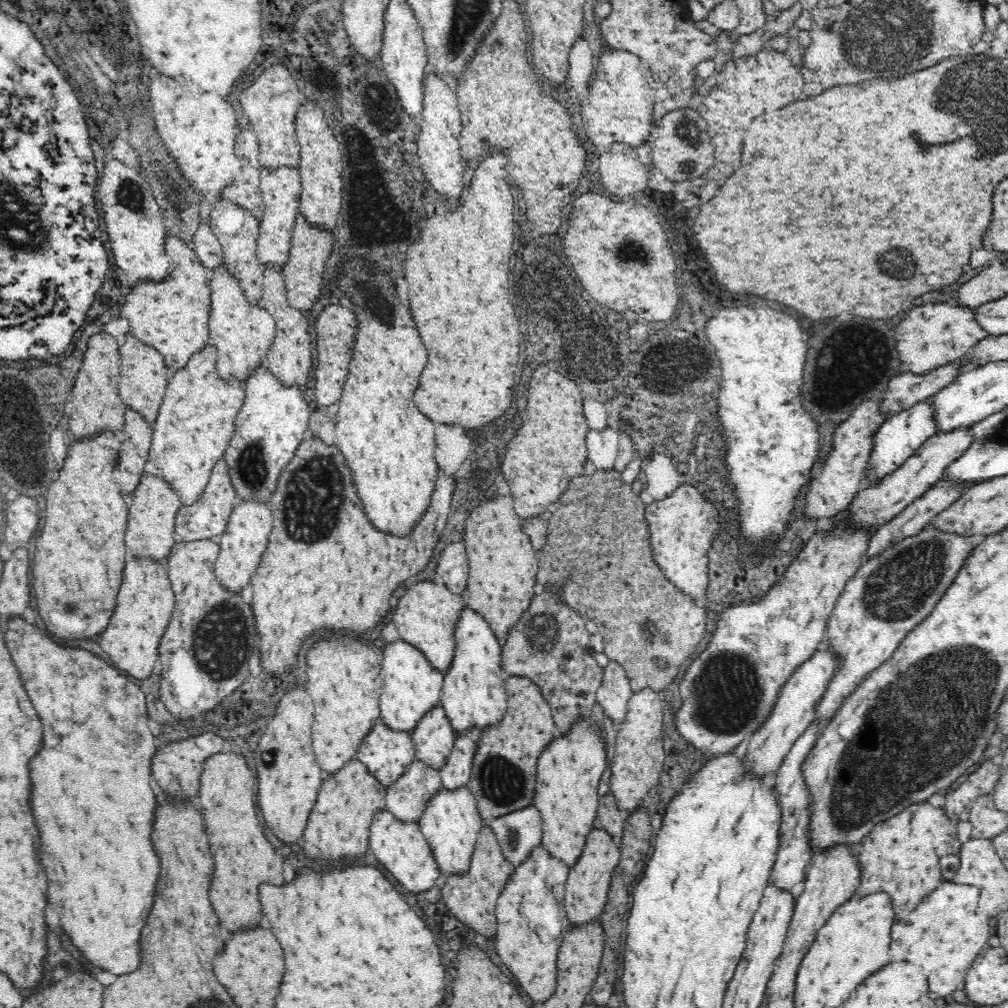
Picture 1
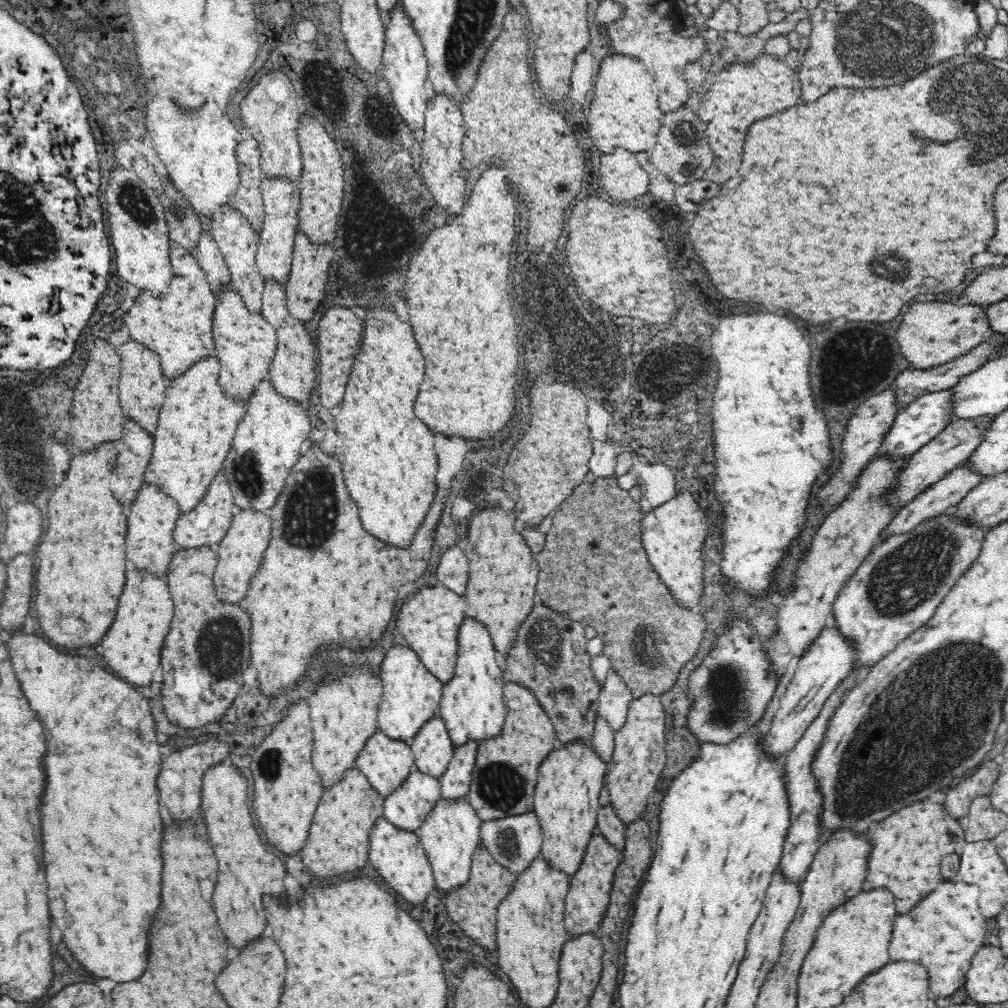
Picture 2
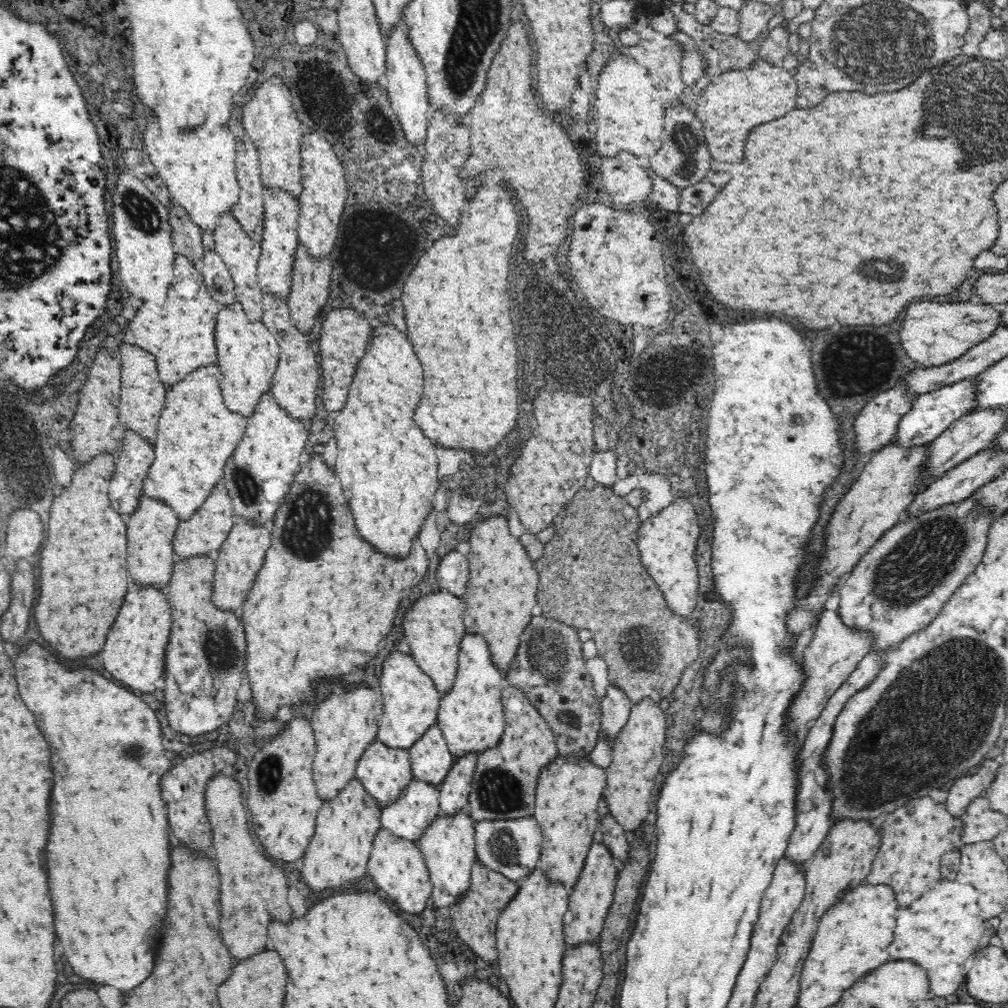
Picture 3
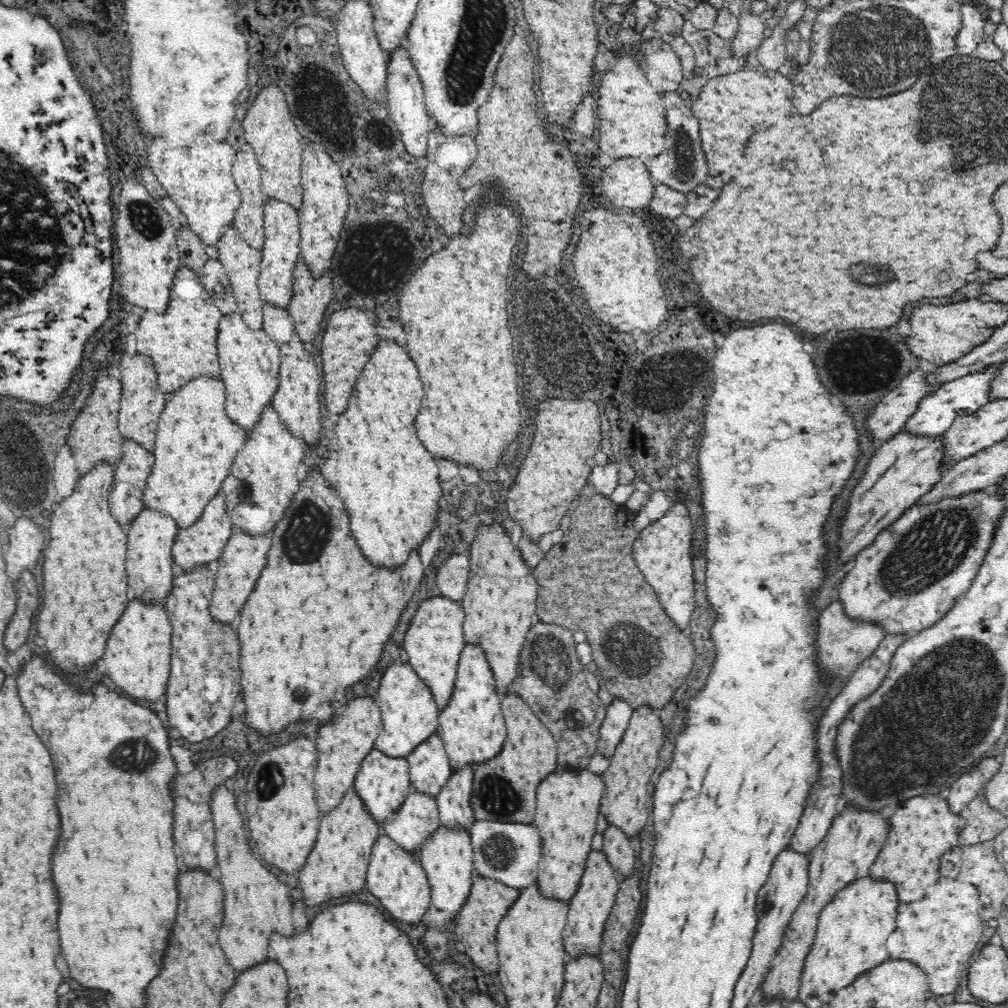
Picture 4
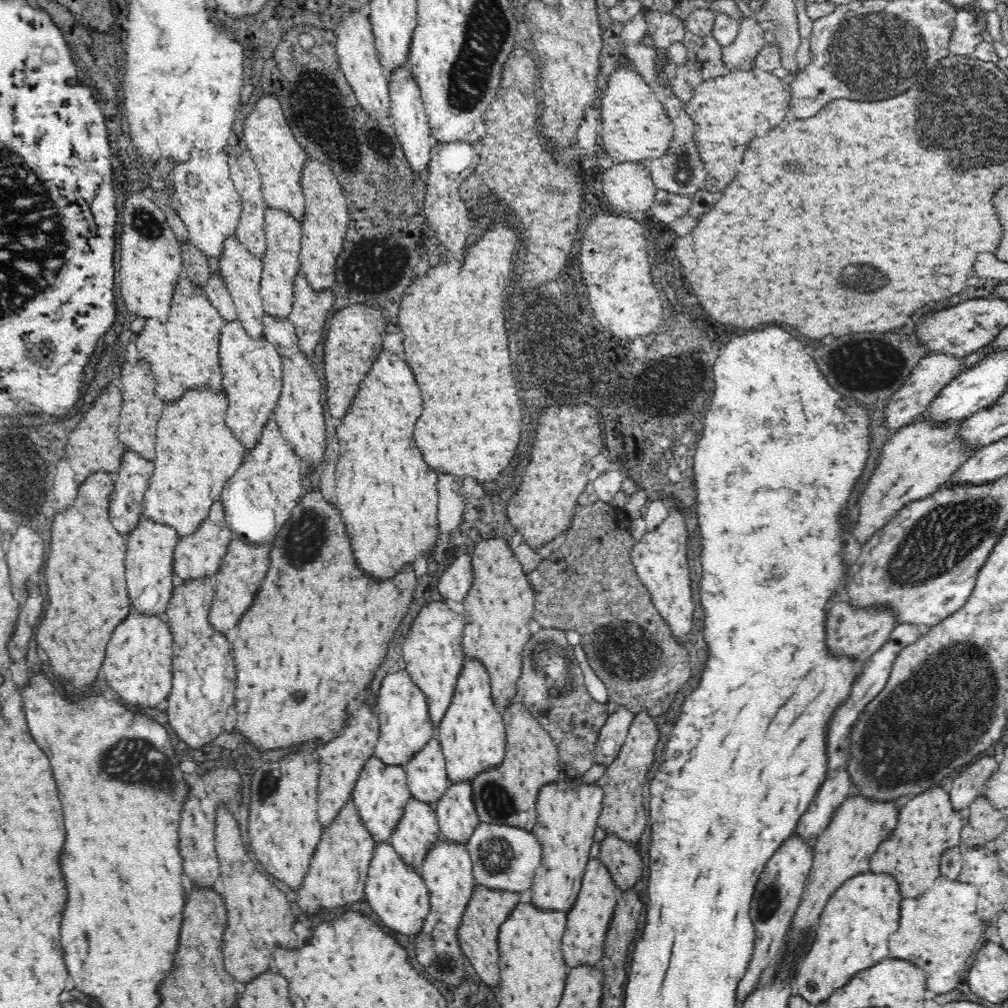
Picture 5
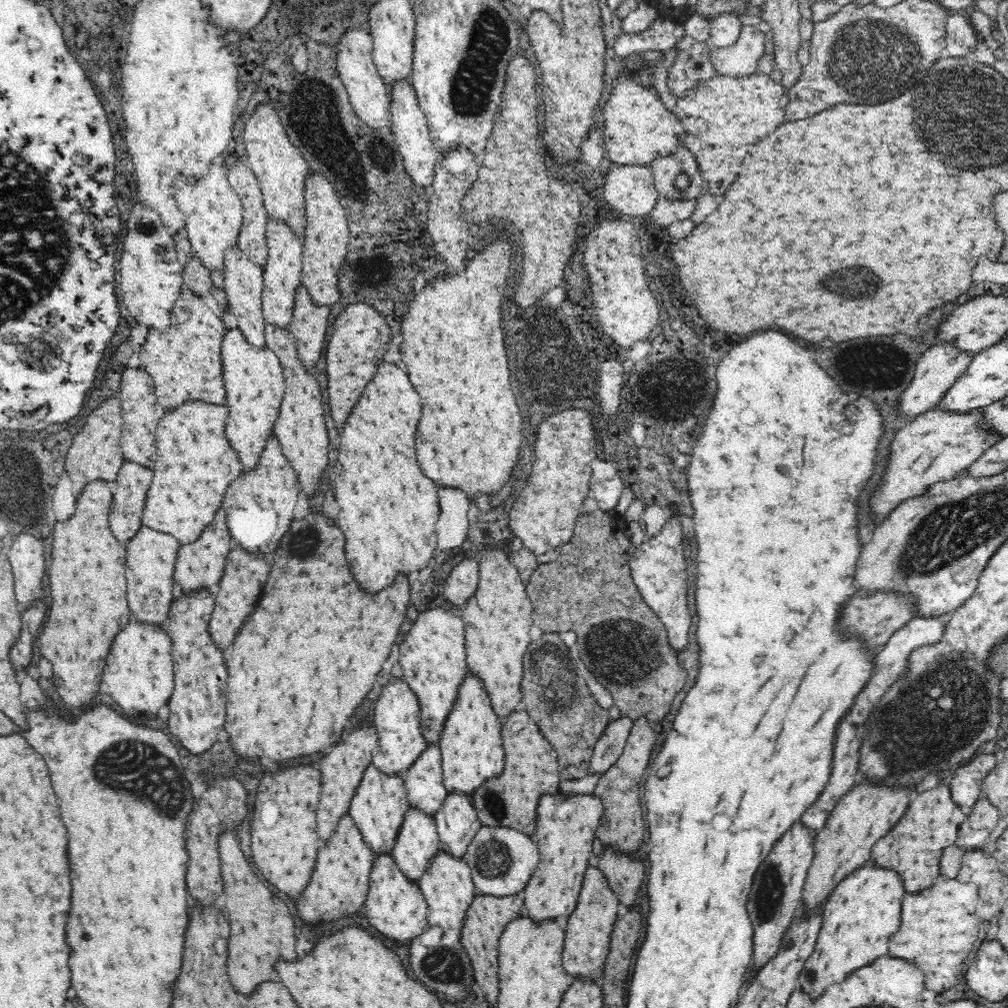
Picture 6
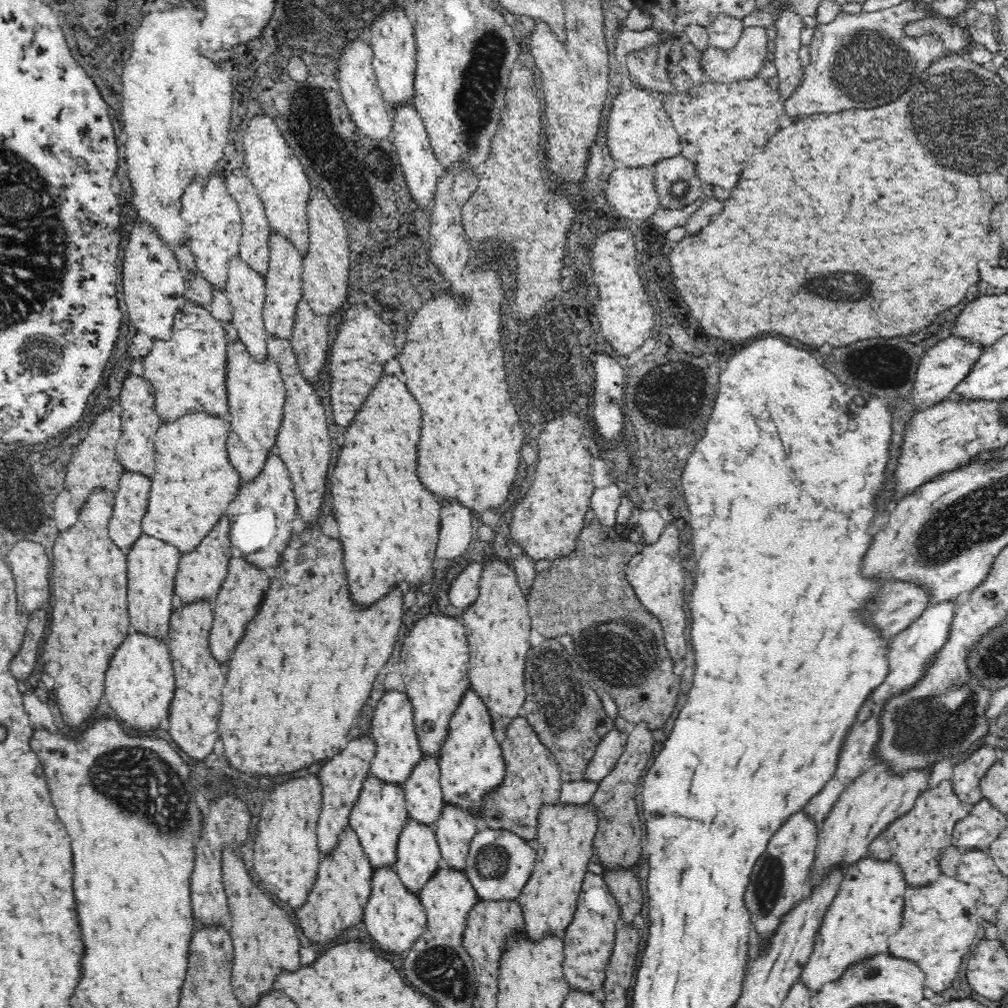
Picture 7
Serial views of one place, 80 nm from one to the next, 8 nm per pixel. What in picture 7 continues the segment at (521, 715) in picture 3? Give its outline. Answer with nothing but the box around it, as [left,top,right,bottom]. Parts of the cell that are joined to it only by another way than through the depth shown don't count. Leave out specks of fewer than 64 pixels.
[477,715,561,843]

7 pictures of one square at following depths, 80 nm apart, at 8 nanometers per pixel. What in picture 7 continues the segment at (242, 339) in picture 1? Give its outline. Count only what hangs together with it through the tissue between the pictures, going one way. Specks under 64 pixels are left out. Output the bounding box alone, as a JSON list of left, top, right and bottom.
[226,336,286,482]

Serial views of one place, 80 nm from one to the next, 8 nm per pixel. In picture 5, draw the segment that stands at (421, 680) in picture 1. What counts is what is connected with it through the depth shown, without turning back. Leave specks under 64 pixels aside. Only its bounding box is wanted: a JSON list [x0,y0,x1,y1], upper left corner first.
[374,669,436,764]

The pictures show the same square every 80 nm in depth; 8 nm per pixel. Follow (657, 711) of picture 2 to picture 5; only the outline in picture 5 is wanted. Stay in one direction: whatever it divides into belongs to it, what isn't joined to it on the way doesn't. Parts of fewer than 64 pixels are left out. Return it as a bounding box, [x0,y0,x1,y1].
[597,711,660,845]

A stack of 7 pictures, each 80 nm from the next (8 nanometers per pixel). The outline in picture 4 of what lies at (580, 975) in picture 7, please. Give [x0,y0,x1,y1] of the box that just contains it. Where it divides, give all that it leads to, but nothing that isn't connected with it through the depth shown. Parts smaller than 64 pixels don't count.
[563,849,620,957]

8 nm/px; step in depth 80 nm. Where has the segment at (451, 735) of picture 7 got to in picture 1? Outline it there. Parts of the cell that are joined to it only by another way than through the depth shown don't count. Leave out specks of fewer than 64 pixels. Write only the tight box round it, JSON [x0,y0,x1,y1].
[440,606,506,735]

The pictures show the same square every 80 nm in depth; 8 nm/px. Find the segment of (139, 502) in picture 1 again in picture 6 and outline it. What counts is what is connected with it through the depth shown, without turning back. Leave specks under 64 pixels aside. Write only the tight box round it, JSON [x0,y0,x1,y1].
[126,524,180,622]

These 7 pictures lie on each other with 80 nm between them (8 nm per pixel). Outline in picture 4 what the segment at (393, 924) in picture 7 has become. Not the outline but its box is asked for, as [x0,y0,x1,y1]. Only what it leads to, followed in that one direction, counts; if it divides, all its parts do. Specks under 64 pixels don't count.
[366,833,431,926]

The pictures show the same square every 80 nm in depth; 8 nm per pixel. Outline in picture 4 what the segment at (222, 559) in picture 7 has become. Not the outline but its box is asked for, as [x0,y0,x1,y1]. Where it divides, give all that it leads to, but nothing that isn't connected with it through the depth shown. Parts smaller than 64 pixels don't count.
[173,490,234,569]

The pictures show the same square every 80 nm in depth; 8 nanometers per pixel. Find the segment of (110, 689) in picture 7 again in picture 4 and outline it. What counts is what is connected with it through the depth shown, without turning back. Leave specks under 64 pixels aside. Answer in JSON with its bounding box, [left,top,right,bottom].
[102,598,172,700]

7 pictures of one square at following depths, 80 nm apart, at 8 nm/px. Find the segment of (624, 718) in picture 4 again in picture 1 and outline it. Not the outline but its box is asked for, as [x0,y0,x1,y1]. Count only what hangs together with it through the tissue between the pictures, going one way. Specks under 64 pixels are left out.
[595,659,633,726]

